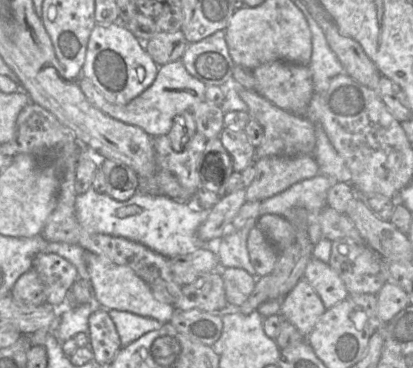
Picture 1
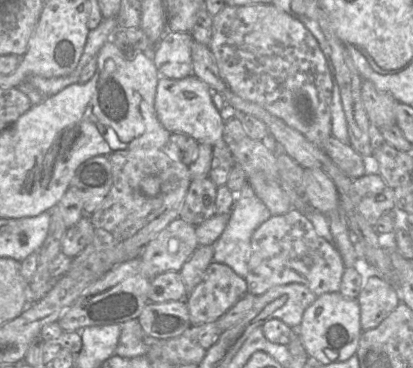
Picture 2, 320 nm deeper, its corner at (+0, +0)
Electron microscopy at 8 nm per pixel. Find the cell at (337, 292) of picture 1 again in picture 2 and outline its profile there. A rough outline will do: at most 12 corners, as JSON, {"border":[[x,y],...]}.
{"border":[[303,211],[254,231],[245,280],[255,296],[303,284],[339,291],[334,244]]}

